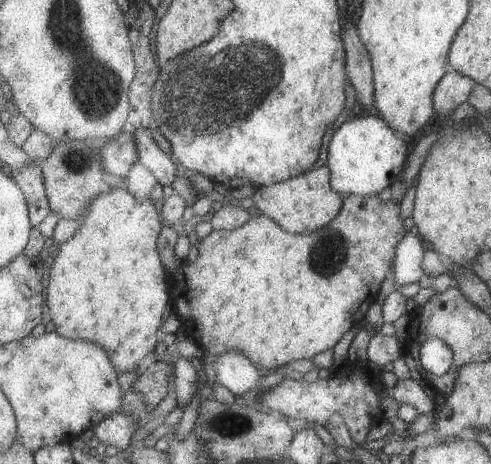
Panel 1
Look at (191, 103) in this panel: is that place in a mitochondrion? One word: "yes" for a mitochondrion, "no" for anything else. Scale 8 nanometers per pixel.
yes

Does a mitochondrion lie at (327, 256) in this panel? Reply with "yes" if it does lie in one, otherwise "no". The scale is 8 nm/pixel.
yes

